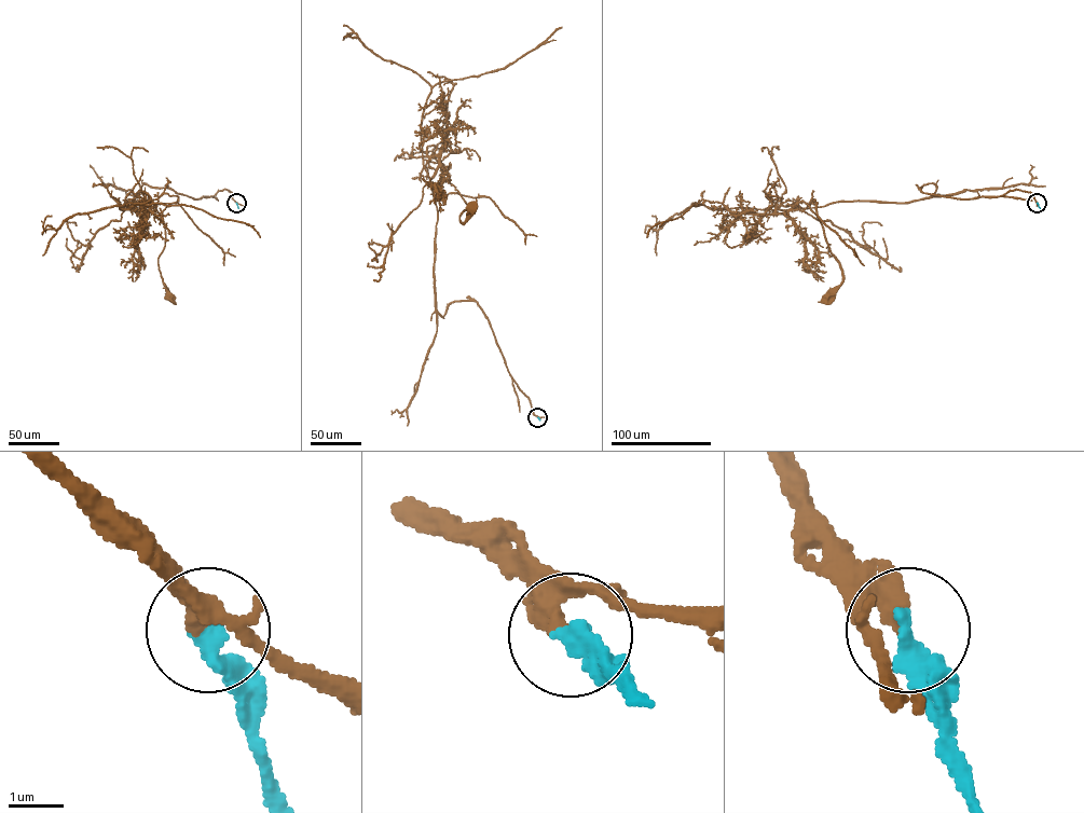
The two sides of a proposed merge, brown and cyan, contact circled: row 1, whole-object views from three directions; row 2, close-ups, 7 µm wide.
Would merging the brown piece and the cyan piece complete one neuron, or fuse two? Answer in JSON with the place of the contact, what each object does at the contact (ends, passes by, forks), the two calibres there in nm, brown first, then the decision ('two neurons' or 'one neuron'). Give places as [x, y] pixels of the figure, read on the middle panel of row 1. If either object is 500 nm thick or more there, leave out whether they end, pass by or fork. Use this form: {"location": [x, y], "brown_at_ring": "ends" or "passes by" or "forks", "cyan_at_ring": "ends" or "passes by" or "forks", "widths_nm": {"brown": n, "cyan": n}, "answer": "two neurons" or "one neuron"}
{"location": [537, 417], "brown_at_ring": "passes by", "cyan_at_ring": "ends", "widths_nm": {"brown": 220, "cyan": 380}, "answer": "one neuron"}

